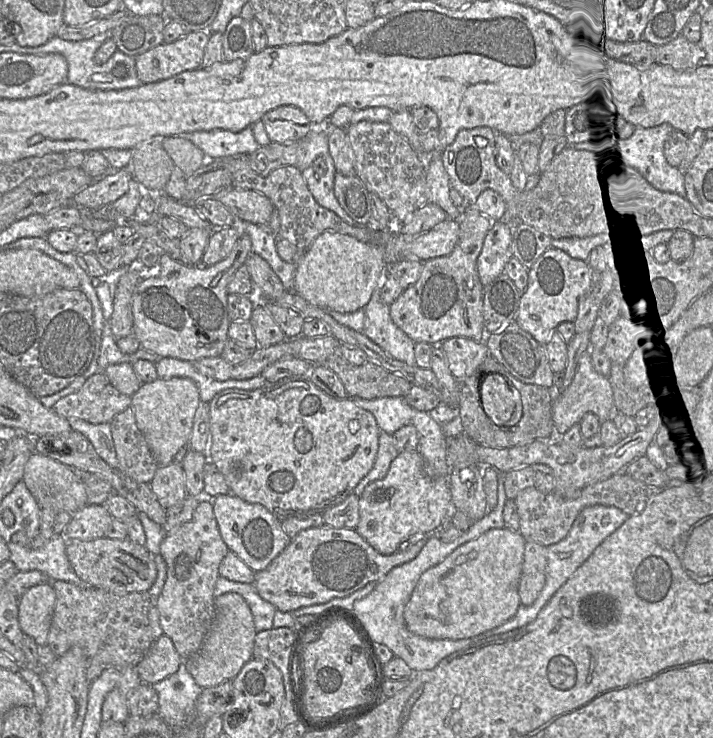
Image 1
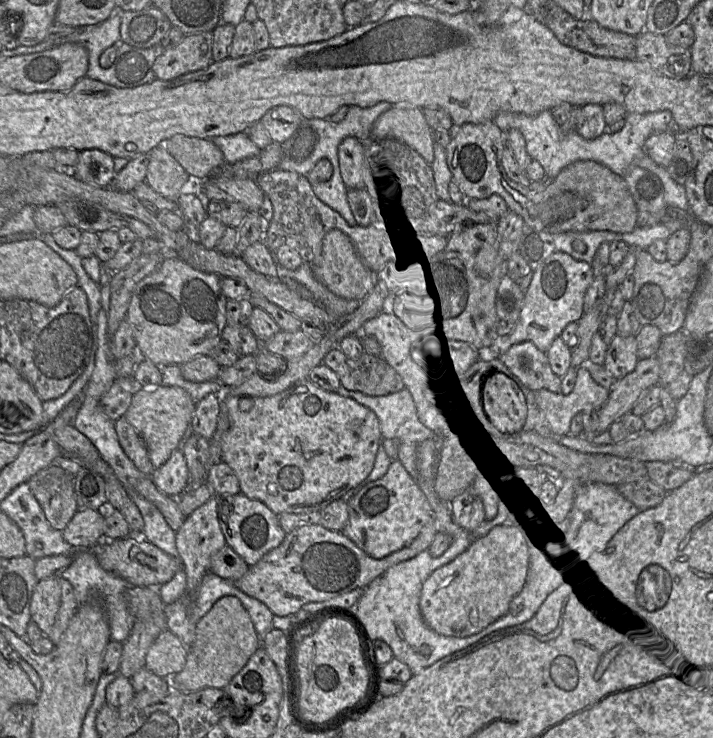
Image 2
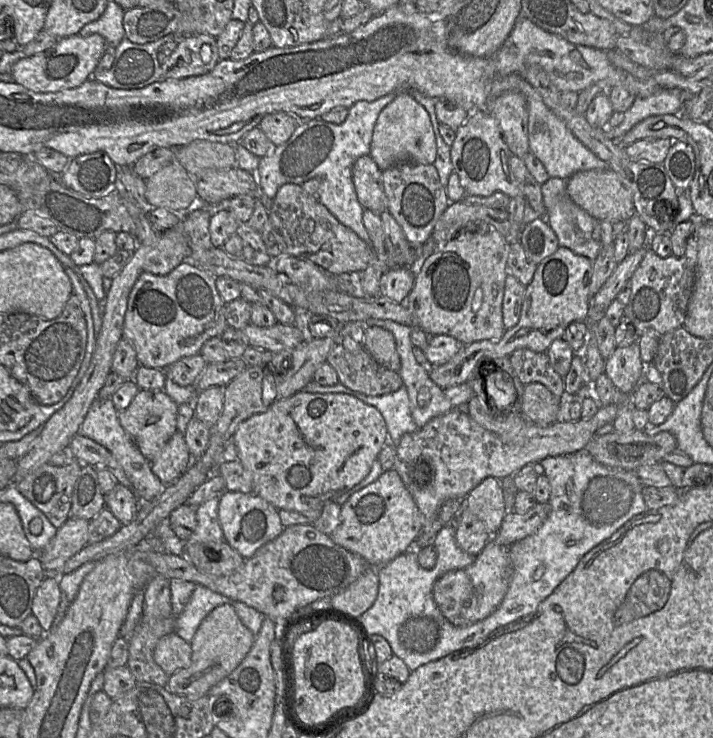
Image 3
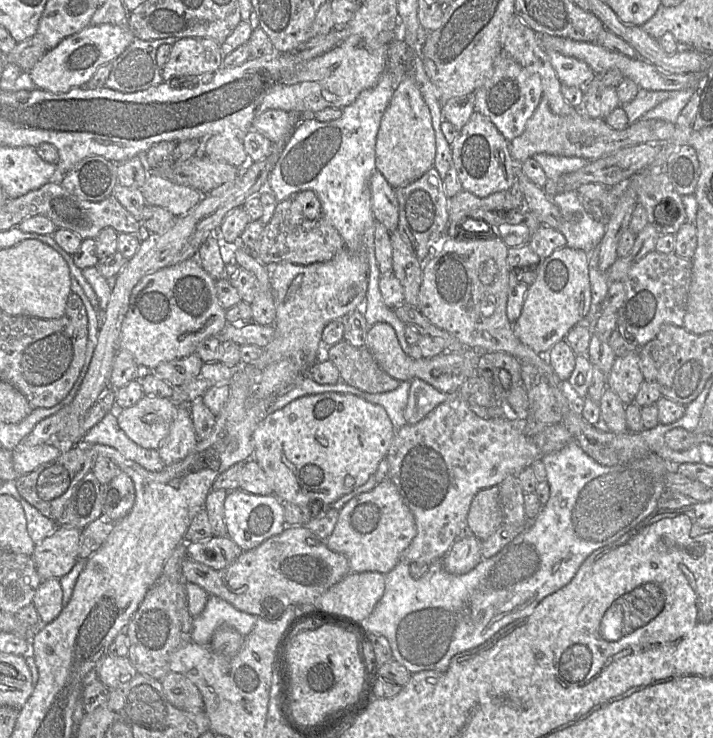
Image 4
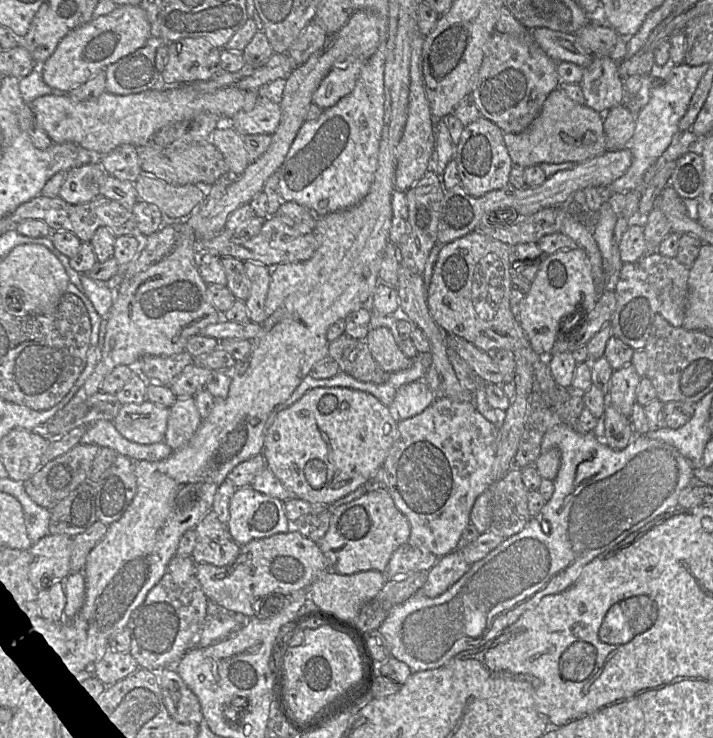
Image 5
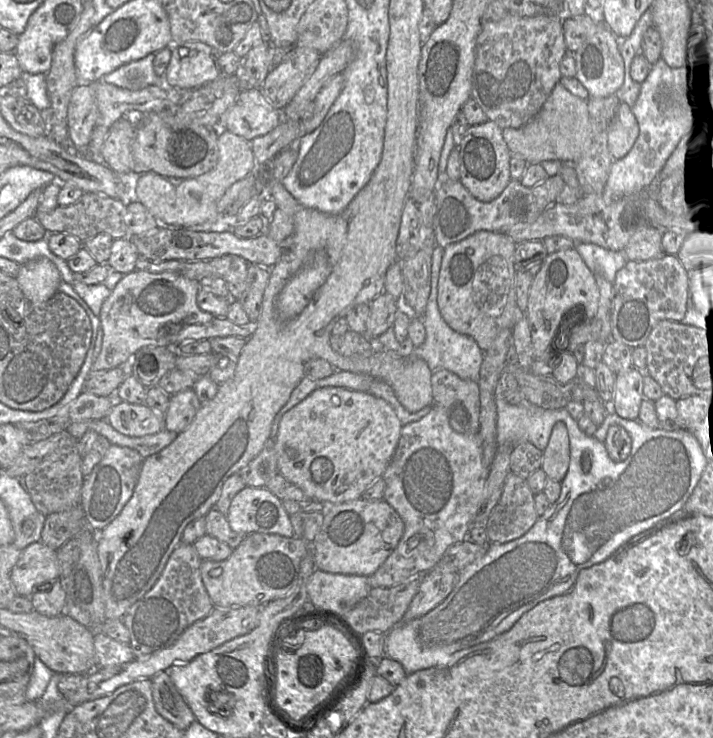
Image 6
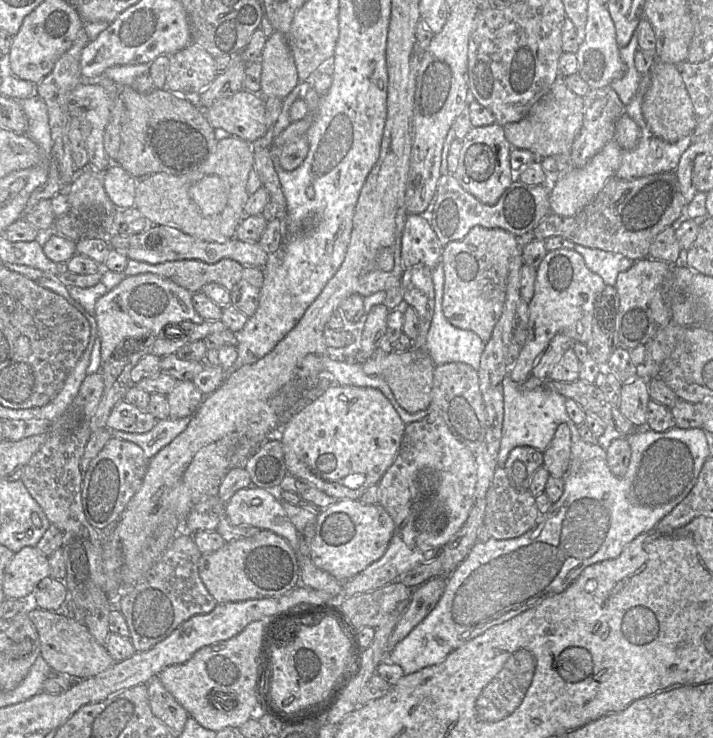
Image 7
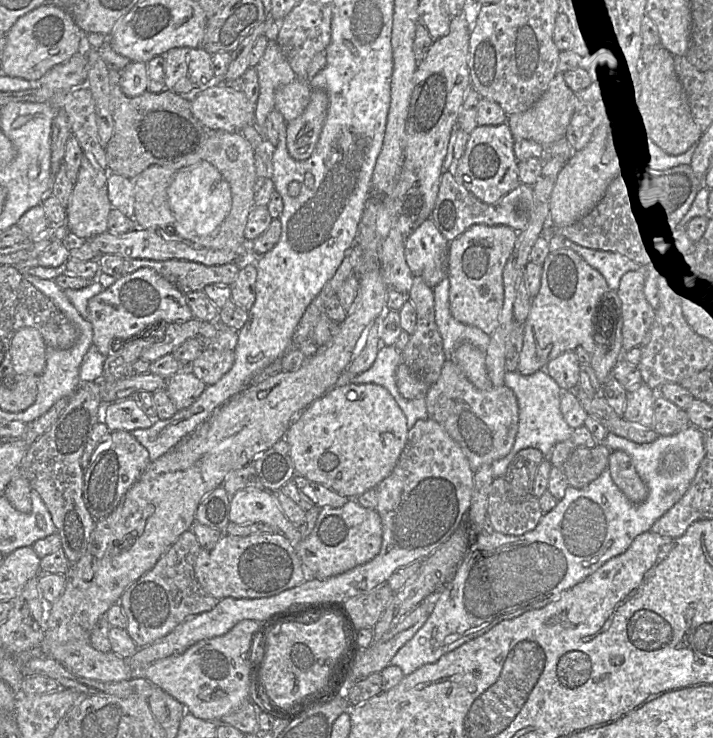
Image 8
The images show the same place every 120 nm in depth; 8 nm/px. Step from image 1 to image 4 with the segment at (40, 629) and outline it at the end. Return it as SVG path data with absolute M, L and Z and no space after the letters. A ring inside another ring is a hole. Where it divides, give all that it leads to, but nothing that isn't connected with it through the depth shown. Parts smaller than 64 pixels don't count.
M59 579L43 580L38 586L32 600L41 624L53 621L63 609L62 588Z

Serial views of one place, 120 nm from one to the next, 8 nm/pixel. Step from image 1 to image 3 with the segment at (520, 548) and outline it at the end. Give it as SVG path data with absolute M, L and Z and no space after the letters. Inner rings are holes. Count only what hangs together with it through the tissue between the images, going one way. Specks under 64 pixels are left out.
M491 538L474 562L464 569L449 571L440 577L433 587L433 598L443 616L453 625L469 626L490 616L501 604L509 585L511 561L509 547L497 544Z

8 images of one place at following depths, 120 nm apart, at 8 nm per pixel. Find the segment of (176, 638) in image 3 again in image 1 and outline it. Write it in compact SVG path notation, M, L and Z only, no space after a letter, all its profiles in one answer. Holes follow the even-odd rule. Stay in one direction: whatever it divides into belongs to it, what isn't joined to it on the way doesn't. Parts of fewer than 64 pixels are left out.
M160 636L136 665L142 683L153 685L174 674L184 660L175 649L172 640Z

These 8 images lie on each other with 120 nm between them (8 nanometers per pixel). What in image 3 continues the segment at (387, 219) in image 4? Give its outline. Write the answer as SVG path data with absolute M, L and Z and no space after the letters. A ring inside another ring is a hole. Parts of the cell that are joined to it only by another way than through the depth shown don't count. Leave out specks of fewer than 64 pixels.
M370 155L358 158L352 167L352 179L358 201L364 210L381 215L387 210L382 171Z

